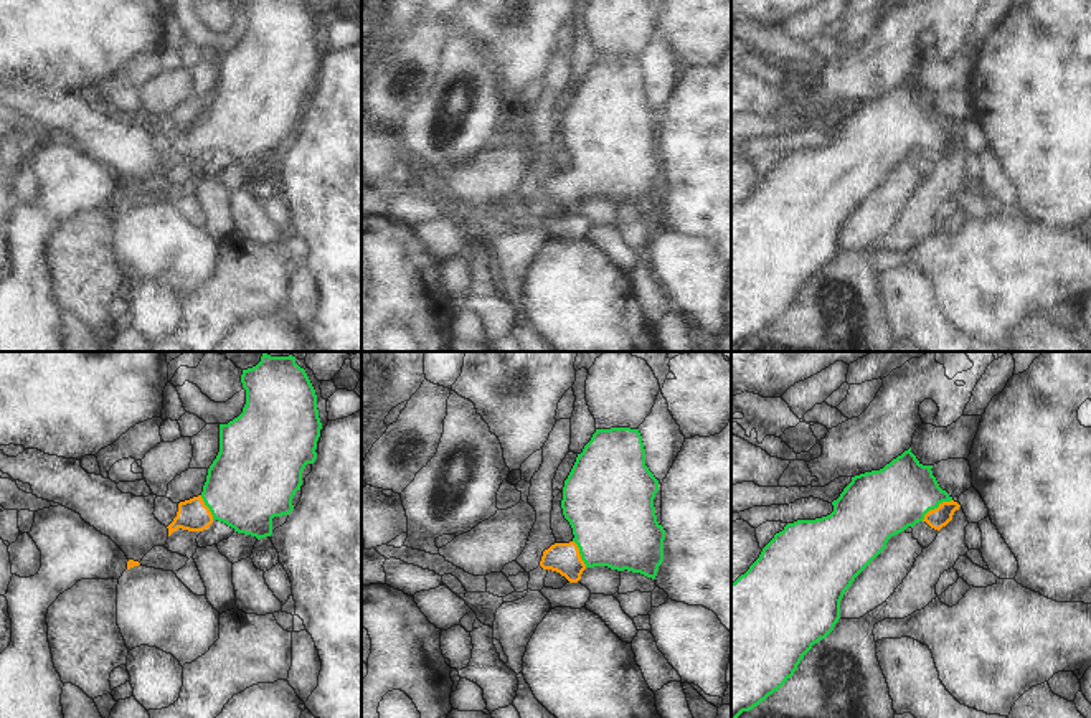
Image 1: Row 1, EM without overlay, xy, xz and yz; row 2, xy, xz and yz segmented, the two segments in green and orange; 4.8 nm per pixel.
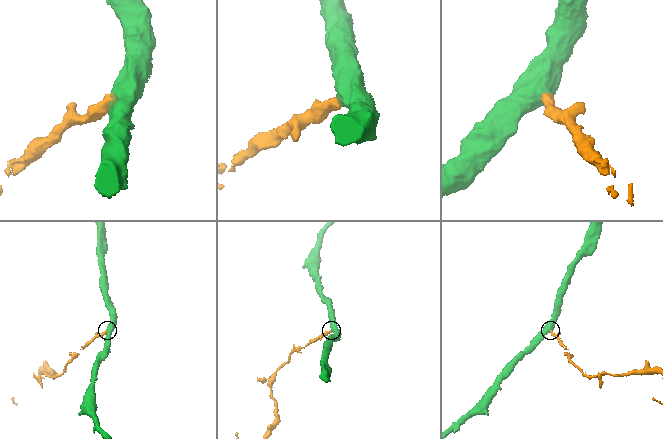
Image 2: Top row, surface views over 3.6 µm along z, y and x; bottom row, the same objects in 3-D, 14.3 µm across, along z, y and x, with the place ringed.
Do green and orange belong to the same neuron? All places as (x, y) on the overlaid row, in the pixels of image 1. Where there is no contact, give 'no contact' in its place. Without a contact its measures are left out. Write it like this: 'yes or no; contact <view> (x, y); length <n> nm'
yes; contact yz (935, 507); length 190 nm

